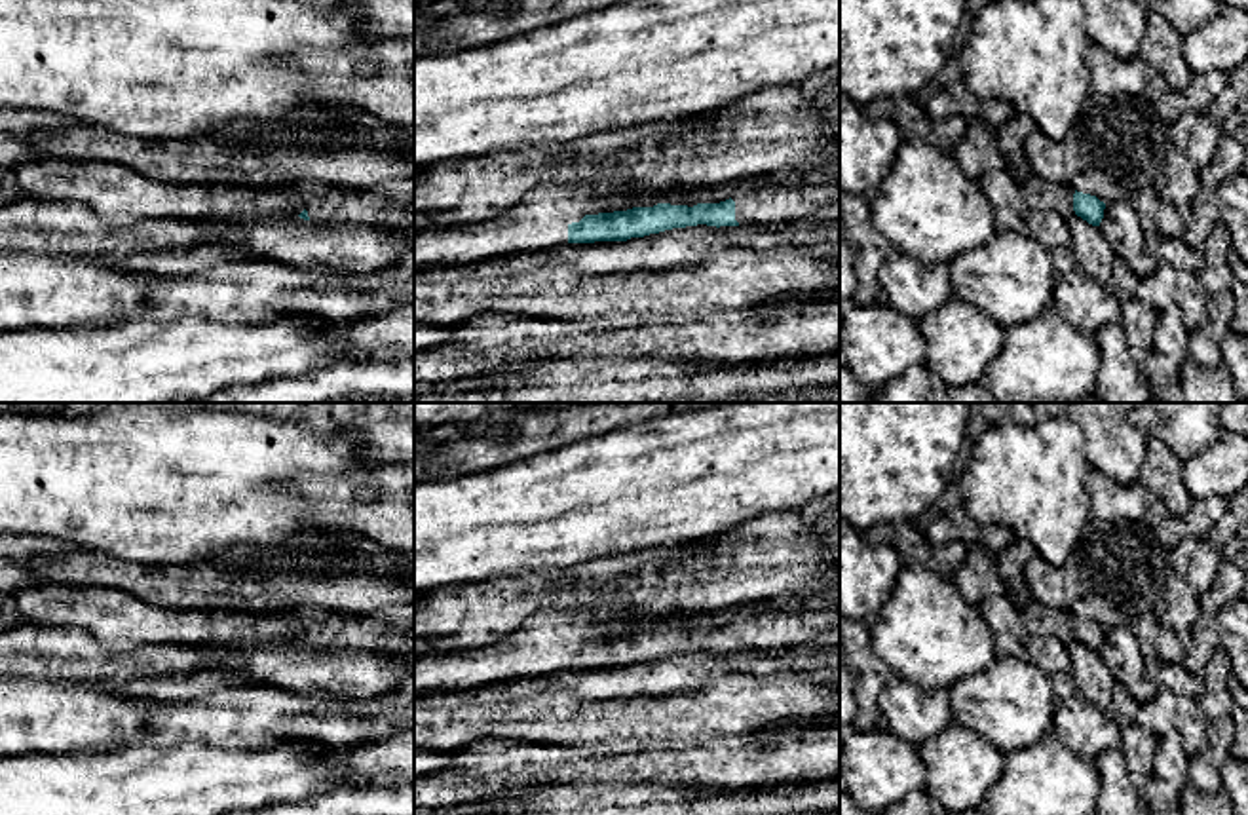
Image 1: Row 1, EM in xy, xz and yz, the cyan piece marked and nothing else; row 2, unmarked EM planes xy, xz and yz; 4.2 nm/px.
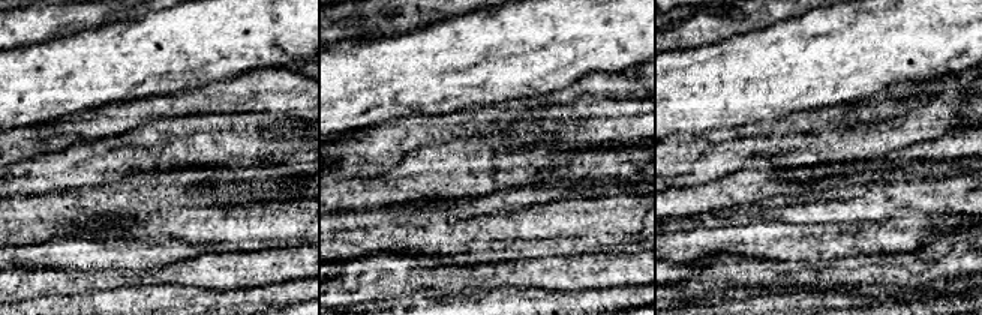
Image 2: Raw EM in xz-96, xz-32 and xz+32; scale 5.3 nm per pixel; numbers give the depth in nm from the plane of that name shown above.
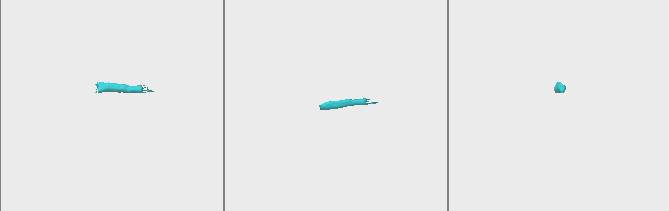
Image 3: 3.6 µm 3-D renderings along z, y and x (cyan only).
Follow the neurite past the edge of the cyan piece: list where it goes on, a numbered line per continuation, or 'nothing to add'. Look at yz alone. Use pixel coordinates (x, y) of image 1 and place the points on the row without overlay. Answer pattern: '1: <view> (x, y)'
1: yz (1040, 620)

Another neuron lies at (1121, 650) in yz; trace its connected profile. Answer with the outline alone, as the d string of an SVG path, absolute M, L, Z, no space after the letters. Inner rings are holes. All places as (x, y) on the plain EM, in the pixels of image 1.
M1130 627L1107 629L1100 655L1115 682L1125 686L1145 711L1153 711L1161 688L1145 671L1144 652L1134 631Z

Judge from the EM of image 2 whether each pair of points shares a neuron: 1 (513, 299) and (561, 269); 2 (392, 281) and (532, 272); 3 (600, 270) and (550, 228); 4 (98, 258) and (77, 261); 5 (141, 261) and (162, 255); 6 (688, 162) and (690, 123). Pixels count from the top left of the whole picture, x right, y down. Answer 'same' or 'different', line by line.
1: different
2: same
3: different
4: same
5: same
6: different

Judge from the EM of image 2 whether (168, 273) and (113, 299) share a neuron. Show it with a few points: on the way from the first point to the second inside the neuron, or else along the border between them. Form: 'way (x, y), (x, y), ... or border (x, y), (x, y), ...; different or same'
border (174, 284), (123, 285), (105, 290); different

